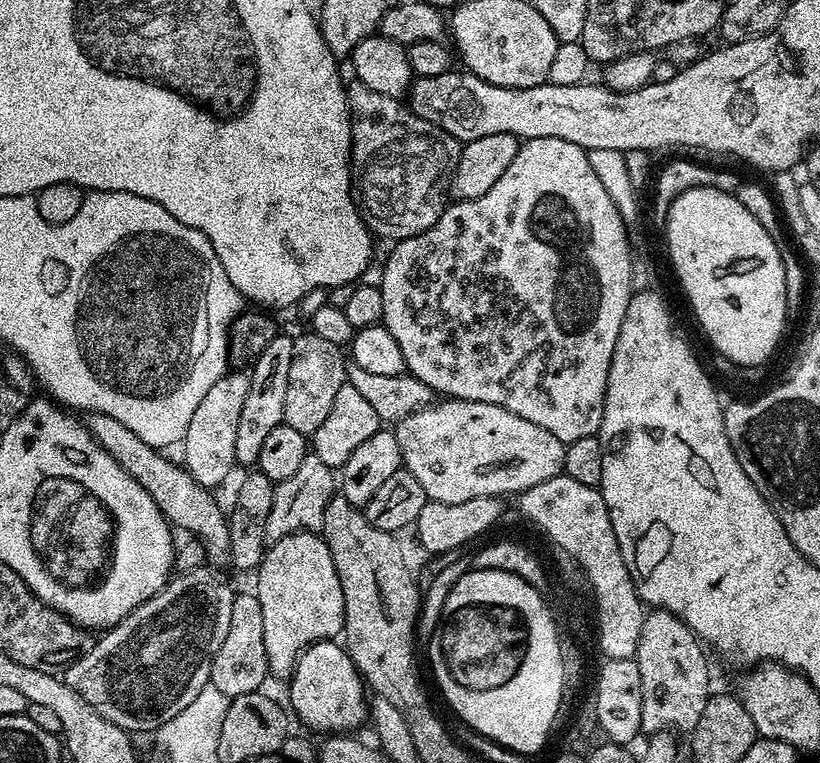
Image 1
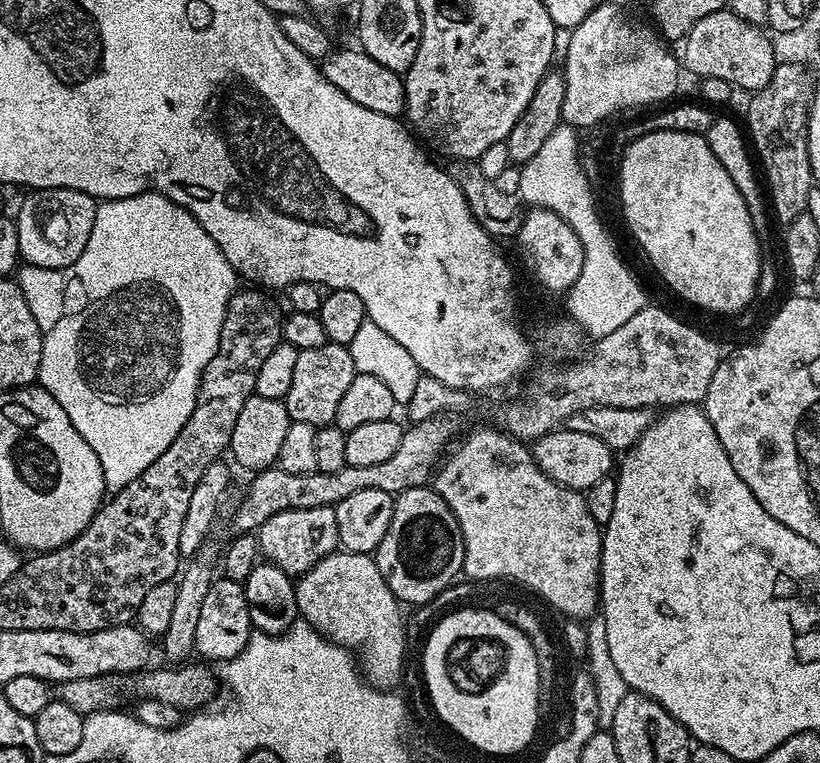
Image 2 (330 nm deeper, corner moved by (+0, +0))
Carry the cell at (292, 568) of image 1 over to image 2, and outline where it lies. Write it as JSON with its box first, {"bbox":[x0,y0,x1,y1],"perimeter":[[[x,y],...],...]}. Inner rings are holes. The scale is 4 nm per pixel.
{"bbox":[258,506,338,578],"perimeter":[[[318,506],[310,510],[286,510],[282,514],[274,514],[258,529],[260,555],[265,561],[278,566],[288,576],[299,578],[306,570],[337,551],[338,522],[335,507]]]}

